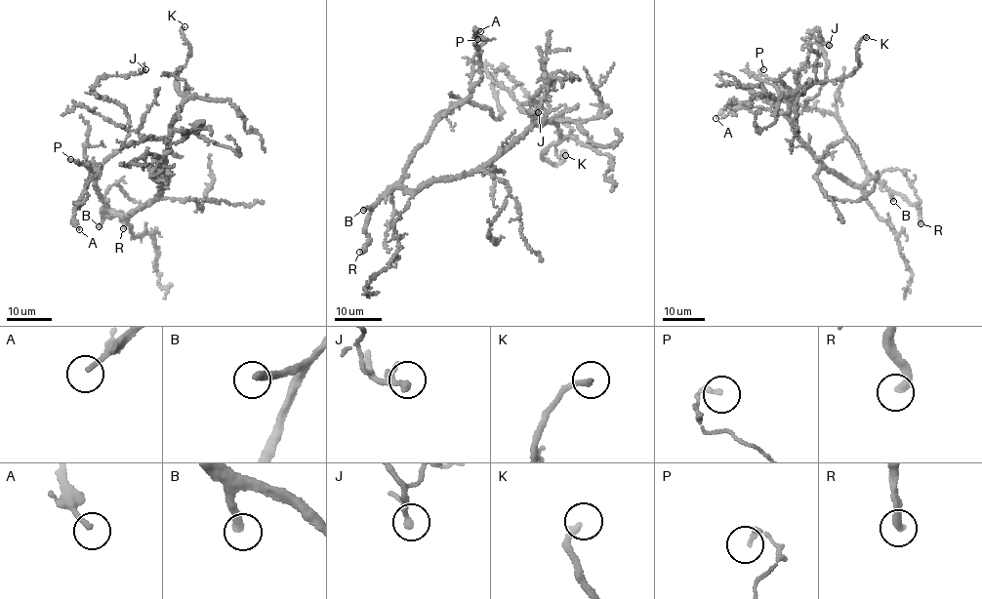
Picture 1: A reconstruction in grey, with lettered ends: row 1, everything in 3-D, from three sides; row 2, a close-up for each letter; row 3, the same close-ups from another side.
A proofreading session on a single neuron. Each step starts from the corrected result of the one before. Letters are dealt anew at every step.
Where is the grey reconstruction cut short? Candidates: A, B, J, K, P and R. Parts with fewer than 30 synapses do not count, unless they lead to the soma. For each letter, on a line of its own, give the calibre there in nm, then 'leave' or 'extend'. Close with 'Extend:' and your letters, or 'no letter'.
A: 180 nm thick; leave
B: 280 nm thick; extend
J: 190 nm thick; leave
K: 240 nm thick; extend
P: 160 nm thick; leave
R: 320 nm thick; extend
Extend: B, K, R

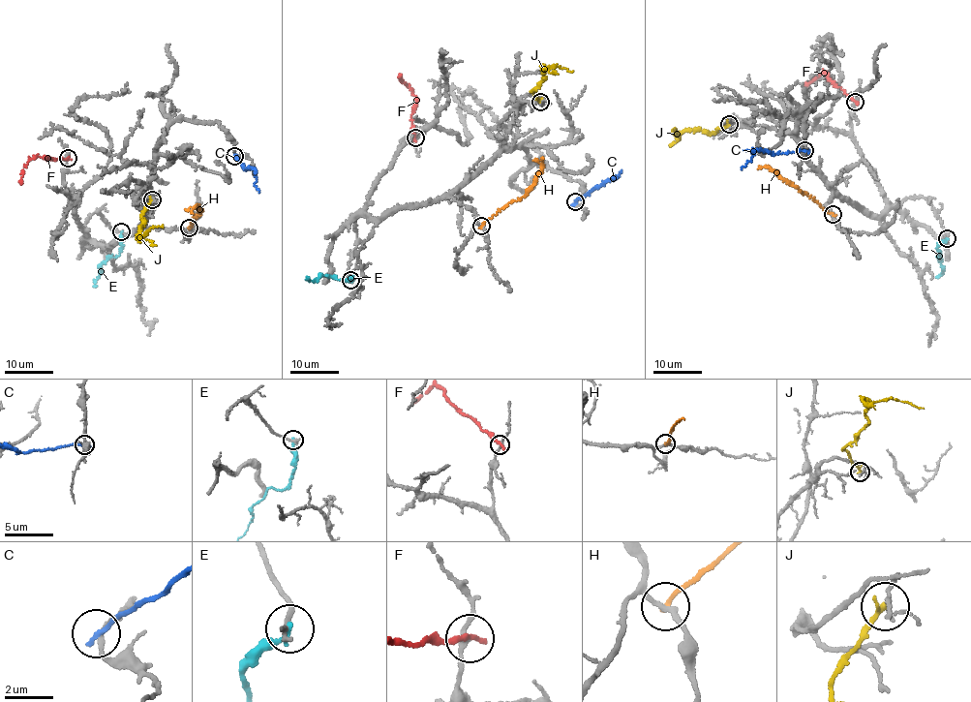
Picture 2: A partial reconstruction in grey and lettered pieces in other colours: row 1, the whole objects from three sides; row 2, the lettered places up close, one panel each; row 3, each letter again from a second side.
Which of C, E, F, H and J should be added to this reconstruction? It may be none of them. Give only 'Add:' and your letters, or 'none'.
Add: none

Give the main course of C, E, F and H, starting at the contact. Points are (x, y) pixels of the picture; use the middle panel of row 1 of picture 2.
C: (575, 202), (617, 178)
E: (350, 280), (320, 276), (312, 281), (306, 278), (308, 277)
F: (415, 137), (411, 117), (415, 100), (410, 87), (402, 83), (400, 76)
H: (480, 227), (533, 186), (540, 172), (542, 159)

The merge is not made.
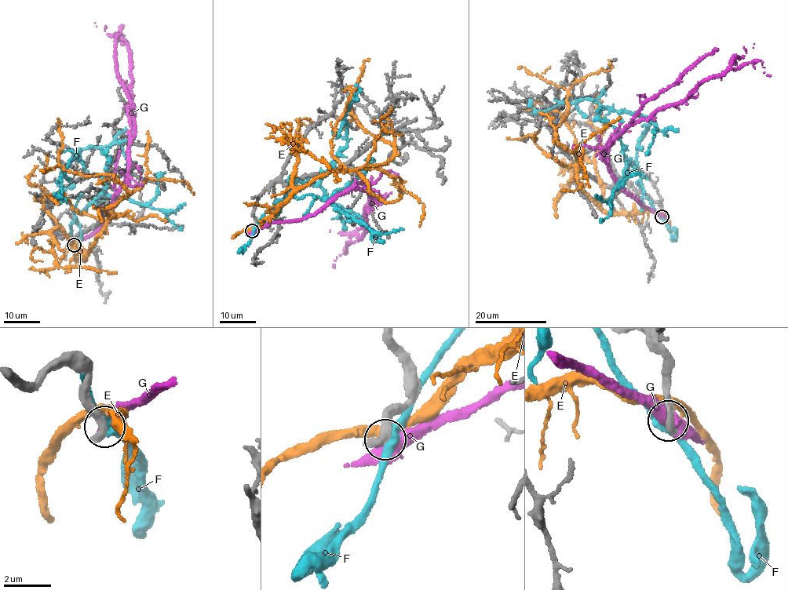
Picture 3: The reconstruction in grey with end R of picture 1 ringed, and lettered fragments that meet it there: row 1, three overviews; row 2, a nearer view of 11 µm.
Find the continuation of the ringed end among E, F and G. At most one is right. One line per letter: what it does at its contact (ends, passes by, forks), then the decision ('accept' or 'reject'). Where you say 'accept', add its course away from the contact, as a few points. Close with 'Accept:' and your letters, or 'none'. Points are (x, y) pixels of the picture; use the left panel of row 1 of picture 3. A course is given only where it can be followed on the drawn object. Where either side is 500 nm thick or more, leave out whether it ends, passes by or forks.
E: it passes by; reject
F: it passes by; accept; it runs (74, 244), (74, 209), (60, 183), (62, 170), (78, 151), (59, 180), (61, 198), (52, 194)
G: reject
Accept: F

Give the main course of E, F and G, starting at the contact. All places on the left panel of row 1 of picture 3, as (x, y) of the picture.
E: (72, 242), (82, 260), (112, 206), (128, 192), (114, 176), (84, 175), (60, 165), (57, 119)
F: (74, 244), (74, 209), (60, 183), (62, 170), (78, 151), (59, 180), (61, 198), (52, 194)
G: (74, 244), (108, 220), (112, 198), (130, 162), (133, 82), (122, 25), (119, 30), (123, 35)

